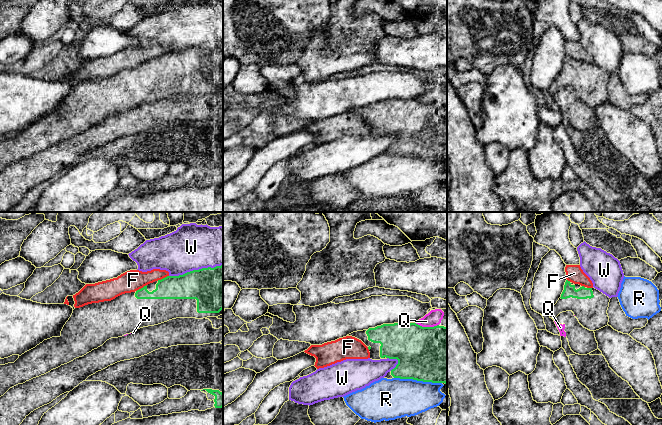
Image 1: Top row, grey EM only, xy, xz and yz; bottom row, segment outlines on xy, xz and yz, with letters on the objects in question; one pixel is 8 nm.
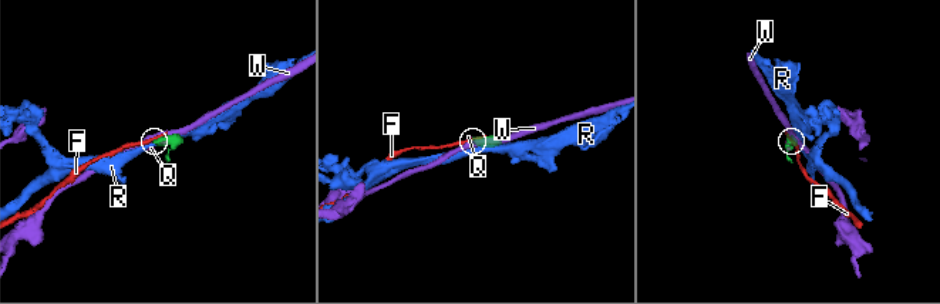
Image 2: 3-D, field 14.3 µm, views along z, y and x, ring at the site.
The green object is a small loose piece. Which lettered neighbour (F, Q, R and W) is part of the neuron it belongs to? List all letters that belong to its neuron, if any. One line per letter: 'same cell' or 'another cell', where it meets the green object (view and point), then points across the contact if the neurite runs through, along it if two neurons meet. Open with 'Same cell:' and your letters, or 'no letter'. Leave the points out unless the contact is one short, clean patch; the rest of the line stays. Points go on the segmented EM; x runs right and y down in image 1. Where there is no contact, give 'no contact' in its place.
Same cell: no letter
F: another cell | xy (163, 278)
Q: another cell | xz (427, 327) | along xz (415, 322), (422, 326), (438, 325)
R: another cell | xz (418, 380)
W: another cell | xy (195, 270)

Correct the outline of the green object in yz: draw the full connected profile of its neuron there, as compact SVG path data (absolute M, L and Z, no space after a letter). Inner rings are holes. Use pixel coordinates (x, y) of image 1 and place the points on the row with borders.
M566 280L561 297L549 316L555 320L560 313L572 311L584 328L596 331L608 325L610 299L594 287L587 288Z

